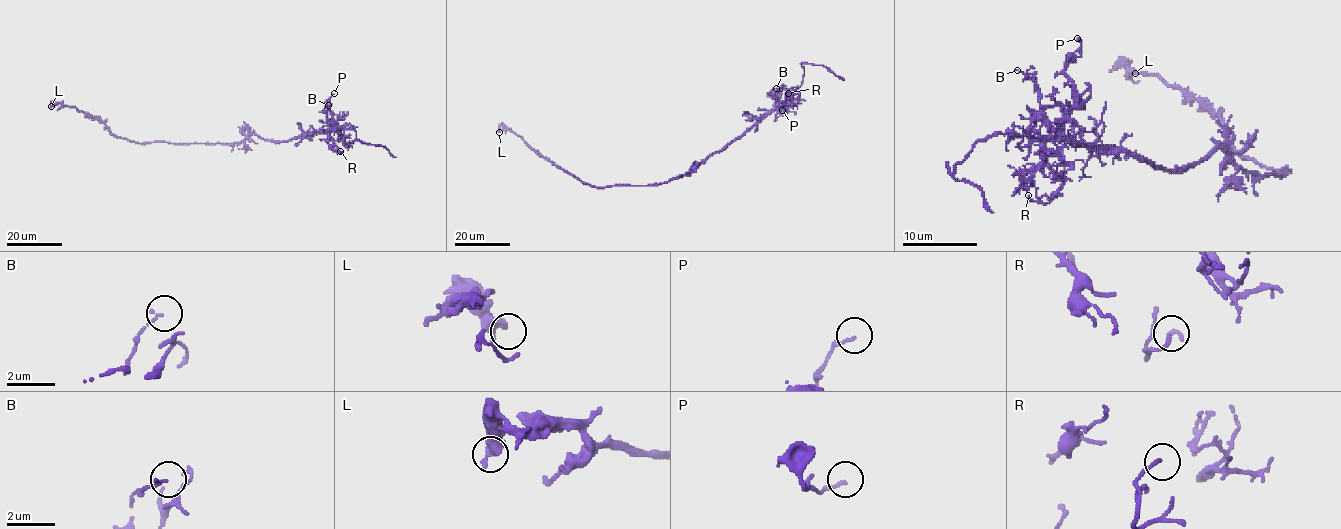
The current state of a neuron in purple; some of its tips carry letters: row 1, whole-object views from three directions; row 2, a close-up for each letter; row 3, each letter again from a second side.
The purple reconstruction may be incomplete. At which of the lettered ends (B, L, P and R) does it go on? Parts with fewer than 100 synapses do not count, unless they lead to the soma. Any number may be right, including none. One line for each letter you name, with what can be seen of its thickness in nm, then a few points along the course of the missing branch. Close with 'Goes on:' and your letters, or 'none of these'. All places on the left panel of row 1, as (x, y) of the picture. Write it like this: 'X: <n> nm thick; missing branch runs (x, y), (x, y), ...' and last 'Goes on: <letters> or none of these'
Goes on: none of these

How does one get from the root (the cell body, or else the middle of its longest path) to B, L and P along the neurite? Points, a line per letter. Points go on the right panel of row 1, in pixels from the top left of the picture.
B: (1246, 171), (1222, 148), (1182, 169), (1160, 169), (1124, 150), (1073, 147), (1045, 117), (1034, 77), (1017, 70)
L: (1246, 171), (1287, 171), (1278, 173), (1244, 158), (1229, 143), (1220, 118), (1180, 88), (1117, 64), (1135, 73)
P: (1246, 171), (1222, 148), (1160, 169), (1077, 147), (1064, 133), (1077, 38)

